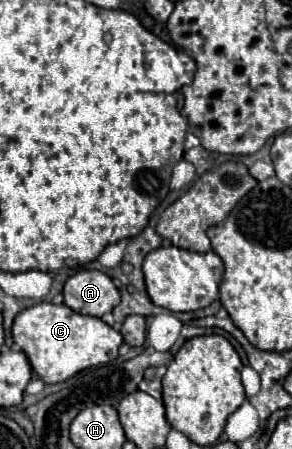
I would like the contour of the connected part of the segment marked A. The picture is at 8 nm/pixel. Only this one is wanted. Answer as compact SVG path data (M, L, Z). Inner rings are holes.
M81 270L73 274L65 282L63 296L71 310L99 318L121 302L117 286L101 270Z

